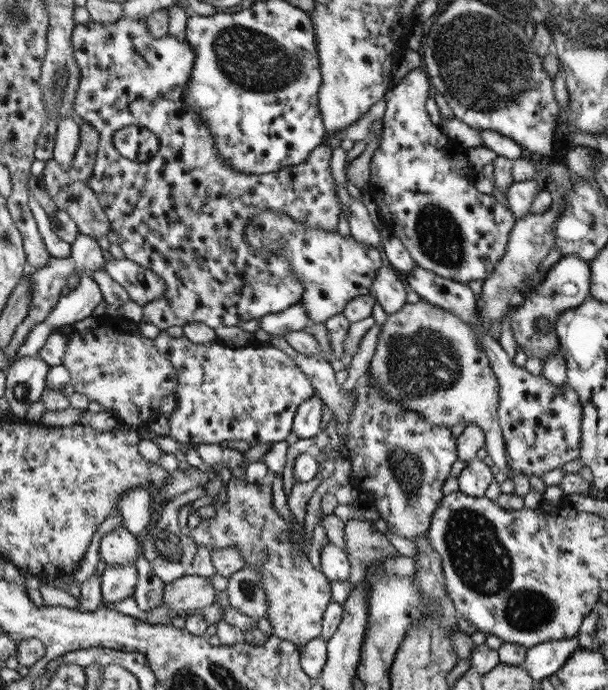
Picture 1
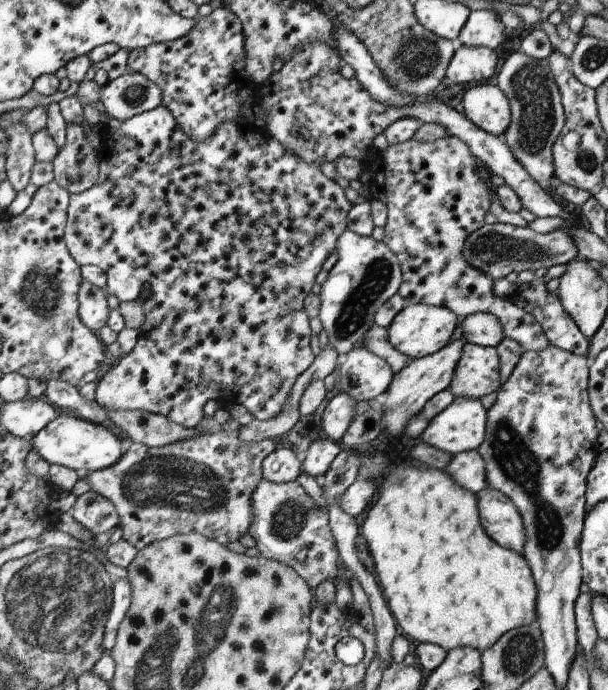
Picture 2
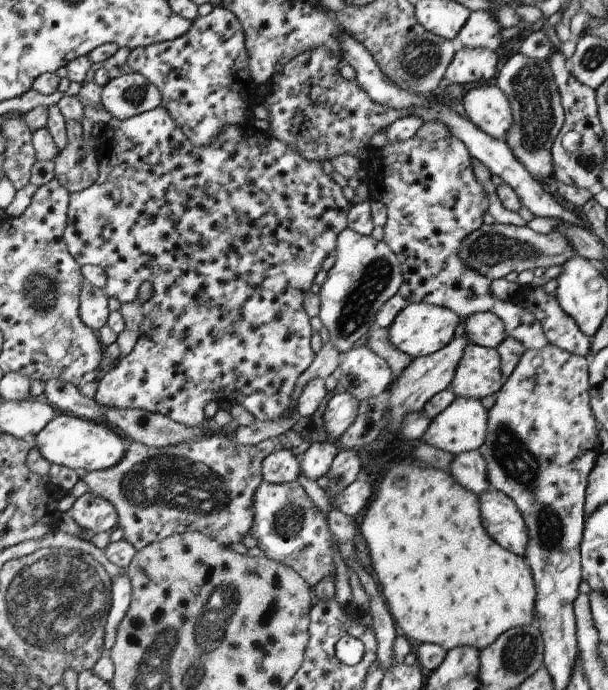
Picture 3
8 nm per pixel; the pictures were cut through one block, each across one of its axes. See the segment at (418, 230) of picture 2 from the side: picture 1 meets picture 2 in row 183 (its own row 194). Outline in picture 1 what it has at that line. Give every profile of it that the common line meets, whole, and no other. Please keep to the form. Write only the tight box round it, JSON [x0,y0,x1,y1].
[366,68,517,283]

